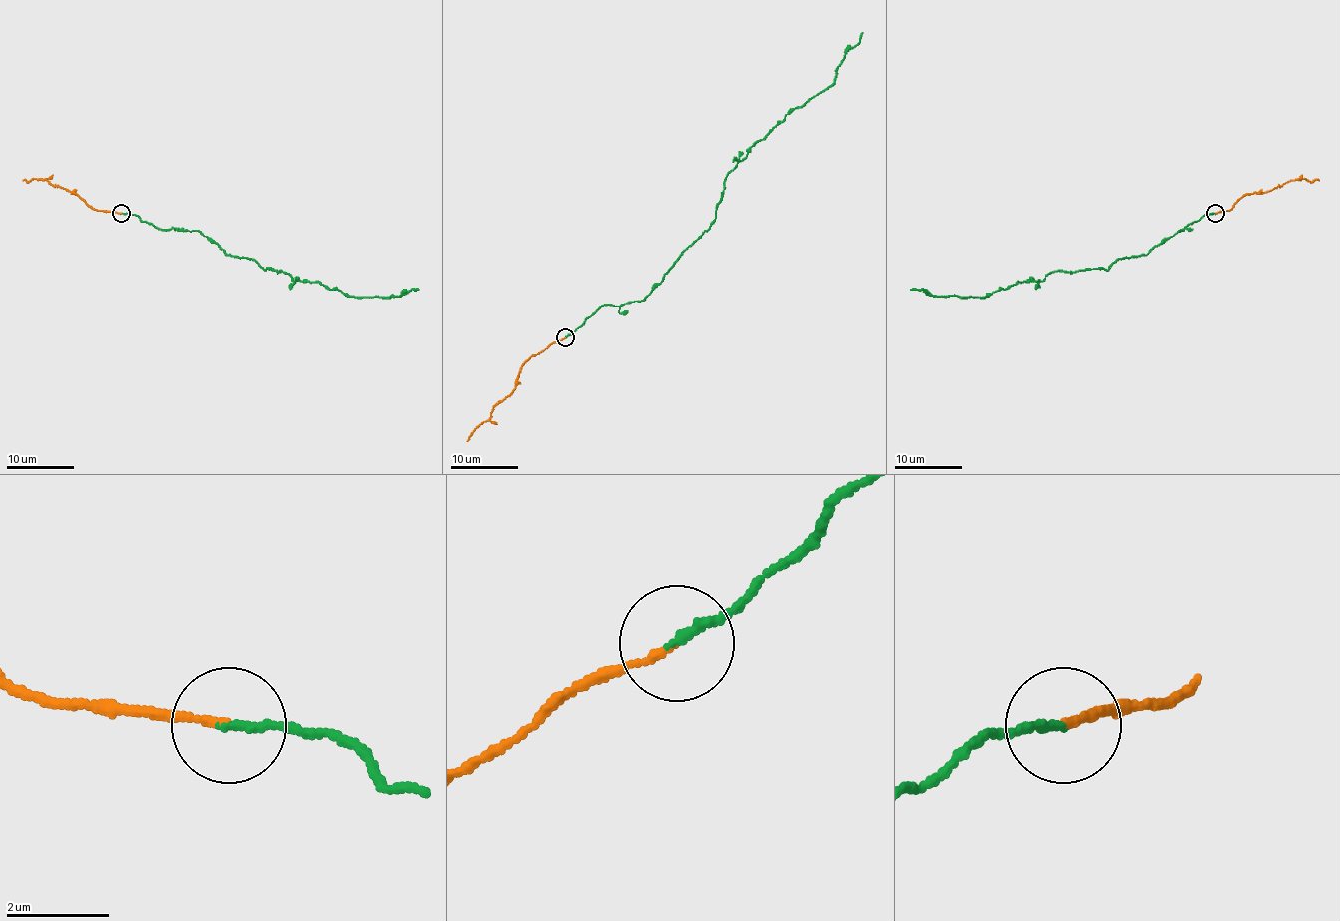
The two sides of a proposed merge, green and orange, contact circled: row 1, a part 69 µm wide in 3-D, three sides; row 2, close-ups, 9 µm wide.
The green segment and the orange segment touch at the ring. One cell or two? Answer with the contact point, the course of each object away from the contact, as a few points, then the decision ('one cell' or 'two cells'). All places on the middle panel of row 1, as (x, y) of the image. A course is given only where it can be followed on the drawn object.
(565, 337) | green via (566, 338), (603, 306), (641, 301), (655, 287), (709, 230), (726, 176), (833, 82), (862, 33) | orange via (566, 338), (542, 349), (522, 366), (515, 388), (466, 440) | two cells

